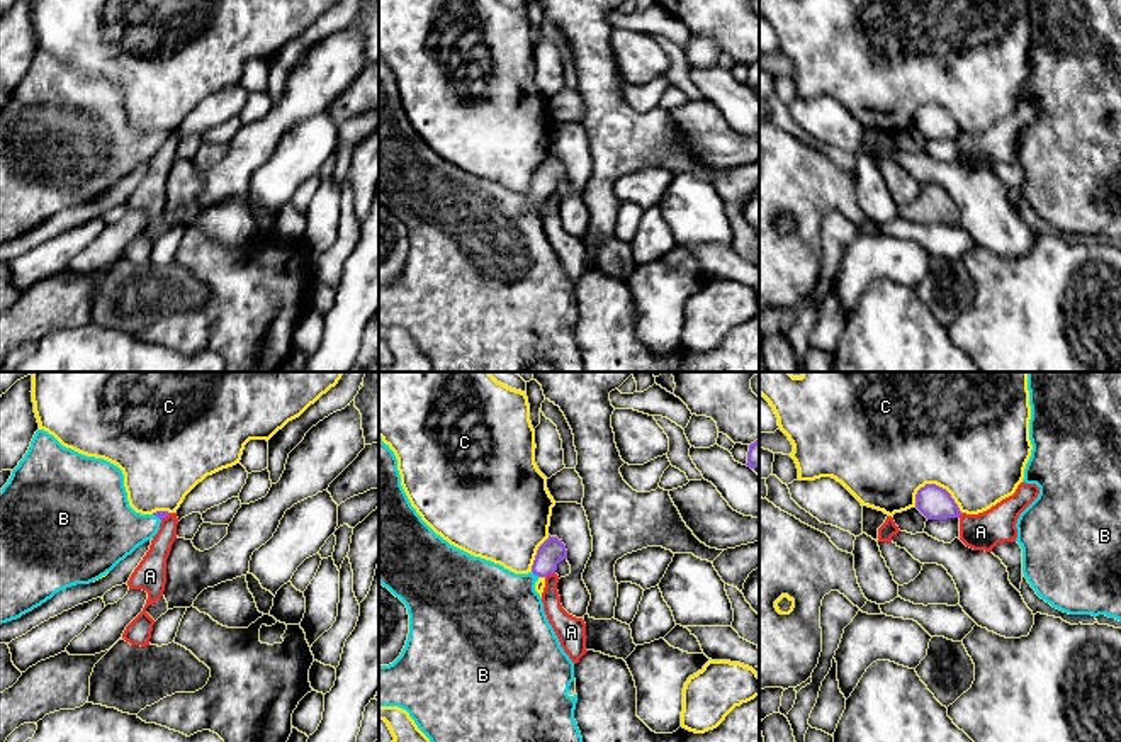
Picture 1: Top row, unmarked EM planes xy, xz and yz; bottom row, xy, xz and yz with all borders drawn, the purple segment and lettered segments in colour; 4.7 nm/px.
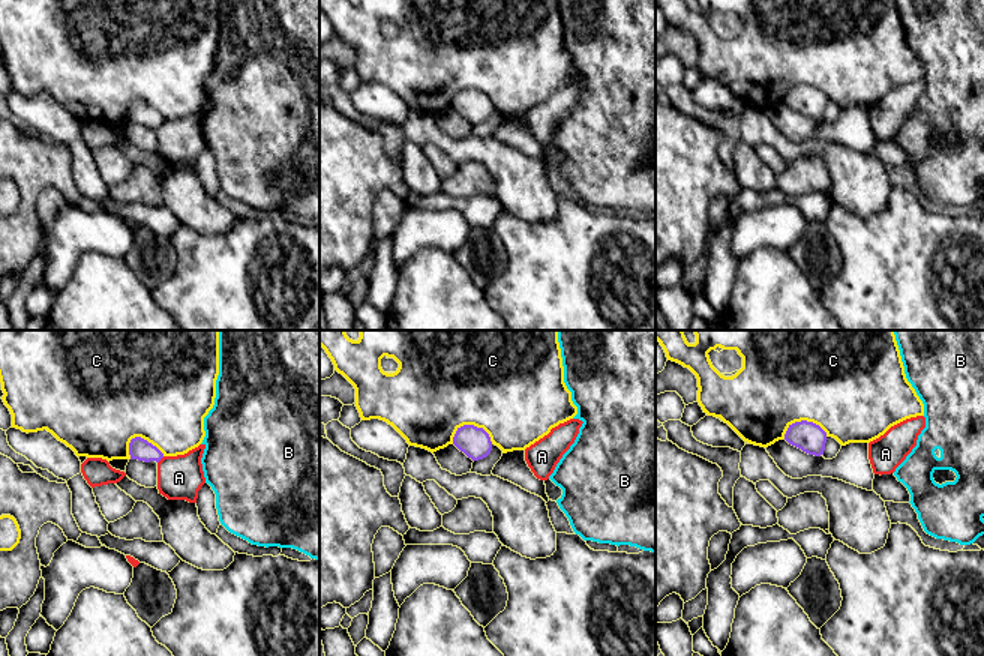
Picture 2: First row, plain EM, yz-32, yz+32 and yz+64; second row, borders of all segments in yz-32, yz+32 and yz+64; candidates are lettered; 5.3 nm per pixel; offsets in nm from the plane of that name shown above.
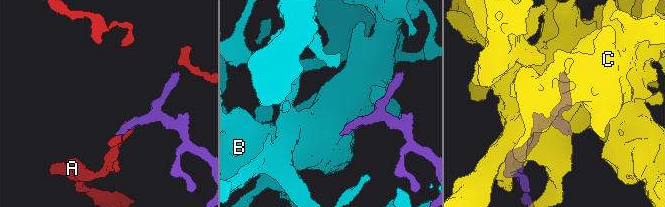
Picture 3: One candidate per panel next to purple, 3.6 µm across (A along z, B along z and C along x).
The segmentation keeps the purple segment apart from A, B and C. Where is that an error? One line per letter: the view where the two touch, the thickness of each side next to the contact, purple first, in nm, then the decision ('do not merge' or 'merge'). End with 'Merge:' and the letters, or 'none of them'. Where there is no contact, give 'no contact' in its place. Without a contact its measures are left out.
A: meets purple in xz; 120 nm thick on the purple side, 110 nm on the other; do not merge
B: meets purple in xz; 120 nm thick on the purple side, 400 nm on the other; merge
C: meets purple in yz; 160 nm thick on the purple side, 500 nm on the other; do not merge
Merge: B

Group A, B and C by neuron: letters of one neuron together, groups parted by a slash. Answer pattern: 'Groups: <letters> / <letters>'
Groups: A / B / C

